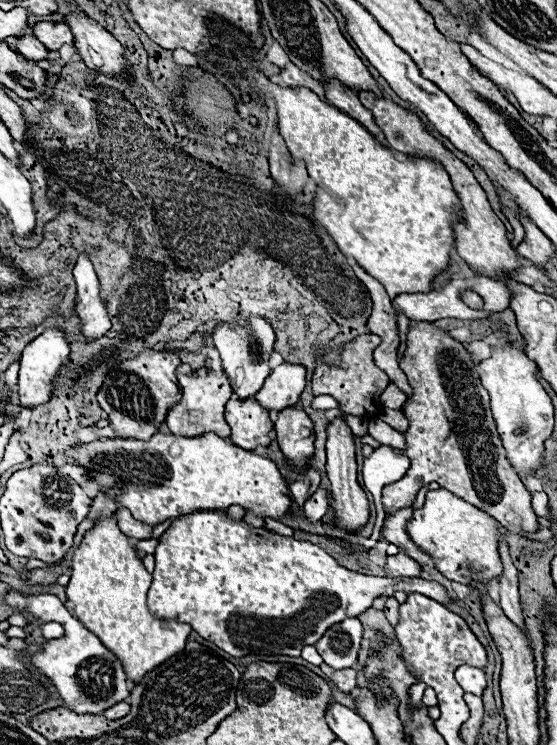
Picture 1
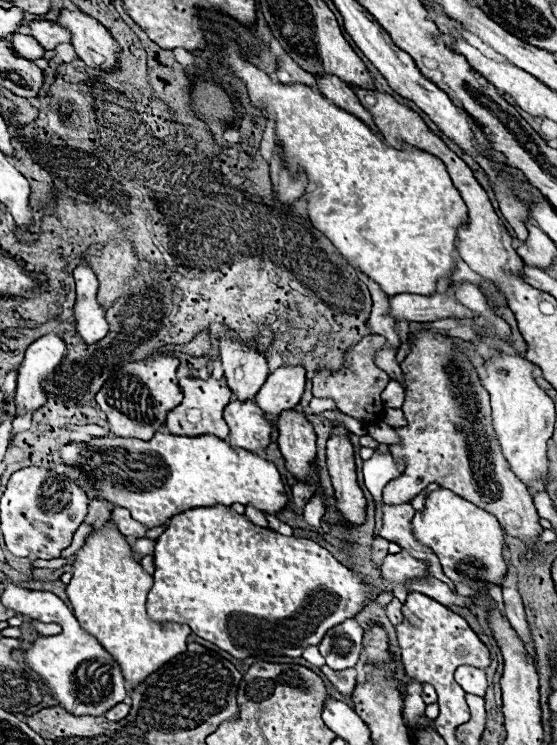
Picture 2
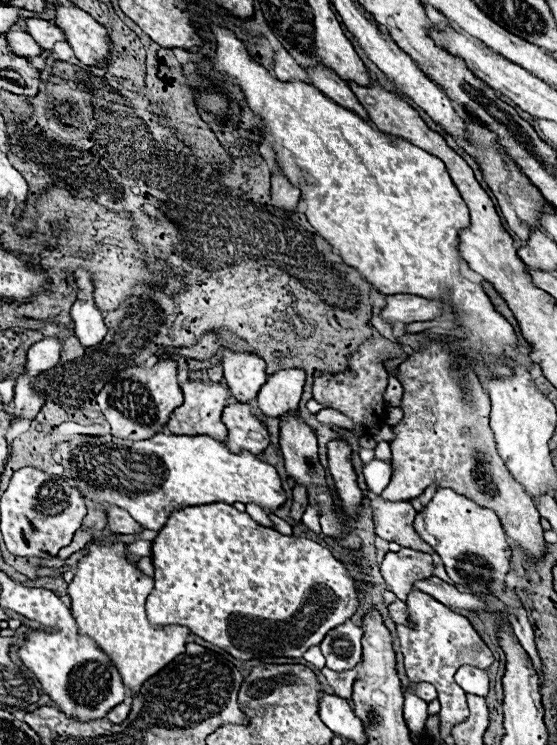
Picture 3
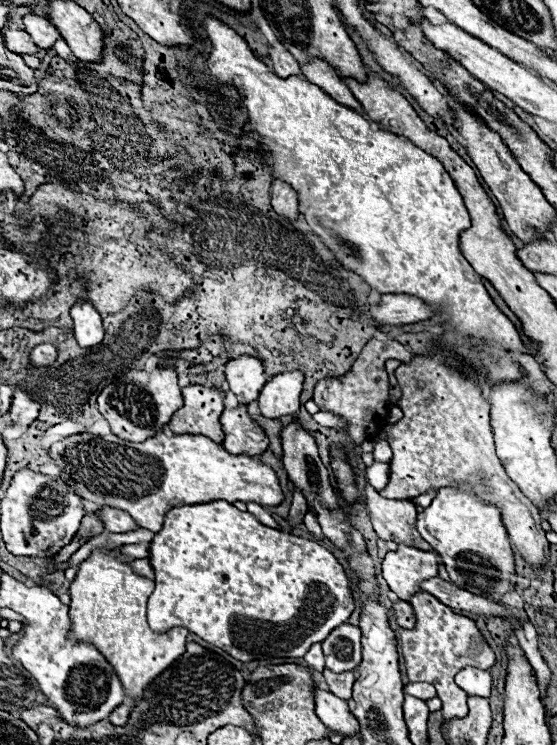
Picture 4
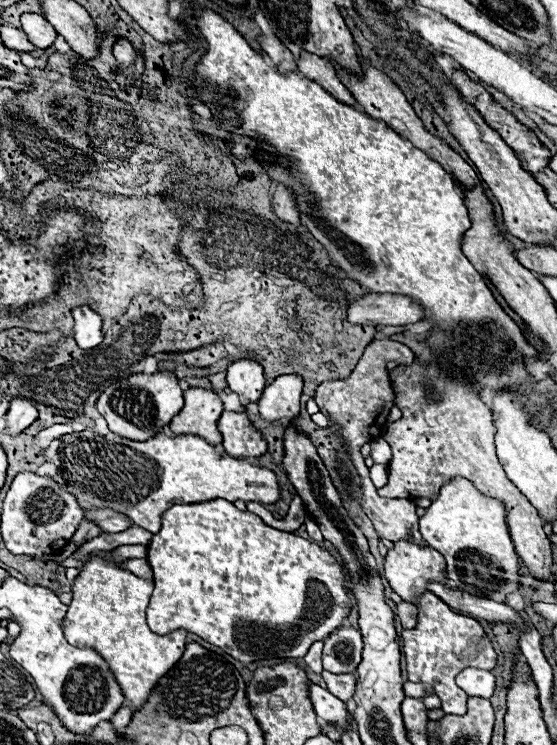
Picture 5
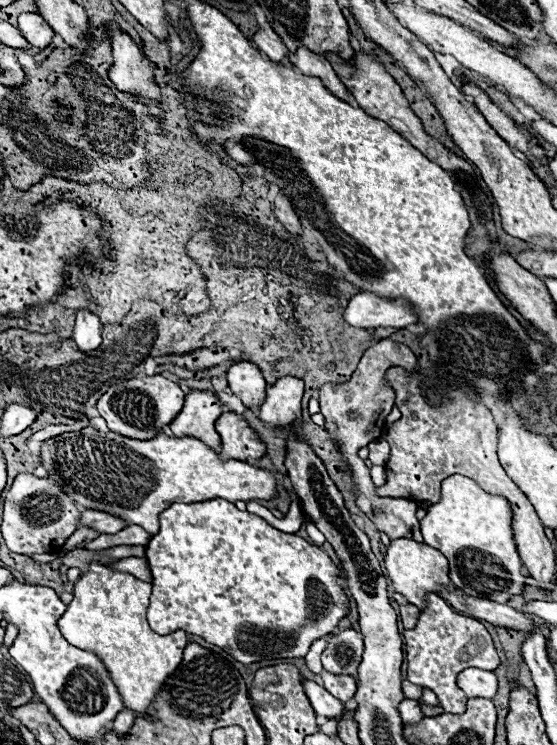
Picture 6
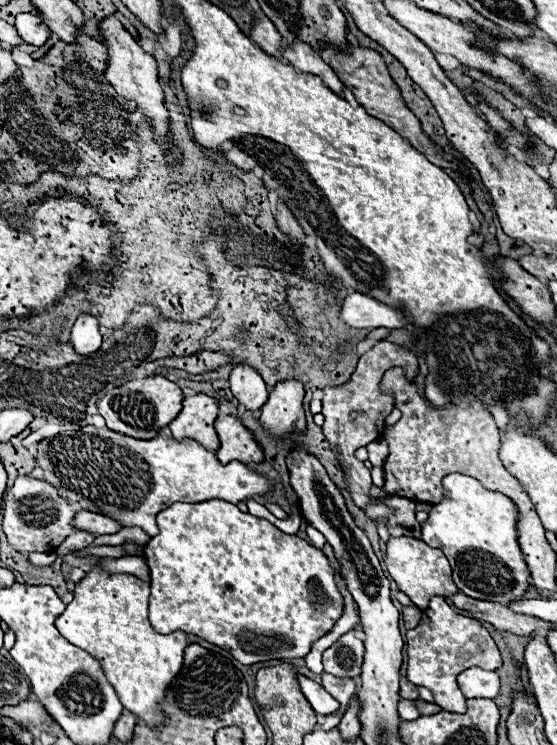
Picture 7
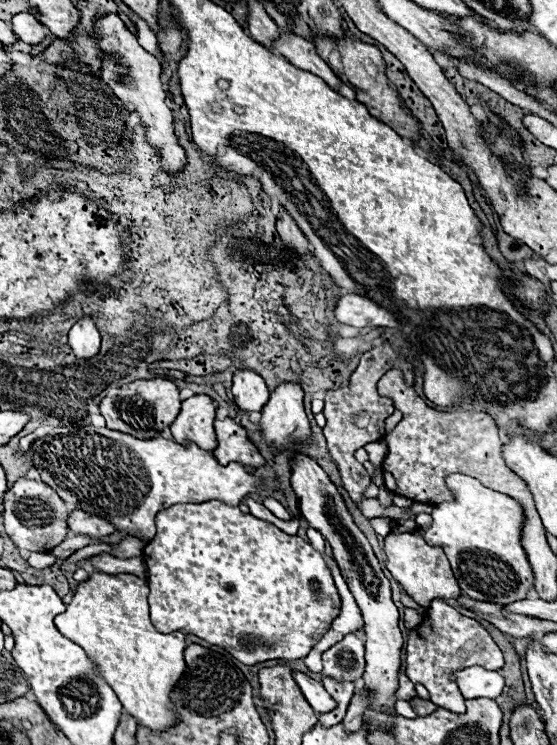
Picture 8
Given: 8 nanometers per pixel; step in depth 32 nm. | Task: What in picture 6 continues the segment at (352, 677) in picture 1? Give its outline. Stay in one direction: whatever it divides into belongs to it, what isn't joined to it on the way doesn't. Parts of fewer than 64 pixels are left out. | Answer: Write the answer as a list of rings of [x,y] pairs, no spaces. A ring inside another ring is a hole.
[[[322,672],[322,680],[324,680],[324,688],[332,696],[336,696],[342,704],[346,704],[356,692],[356,680],[352,676],[334,676],[330,672]]]

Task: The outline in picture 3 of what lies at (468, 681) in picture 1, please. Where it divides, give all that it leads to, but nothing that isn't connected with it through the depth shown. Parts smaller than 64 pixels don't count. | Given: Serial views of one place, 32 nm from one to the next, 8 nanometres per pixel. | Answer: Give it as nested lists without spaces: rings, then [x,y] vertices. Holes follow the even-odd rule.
[[[462,666],[456,672],[456,684],[468,694],[488,696],[490,678],[488,678],[486,670],[480,670],[480,668],[474,668],[474,666]]]

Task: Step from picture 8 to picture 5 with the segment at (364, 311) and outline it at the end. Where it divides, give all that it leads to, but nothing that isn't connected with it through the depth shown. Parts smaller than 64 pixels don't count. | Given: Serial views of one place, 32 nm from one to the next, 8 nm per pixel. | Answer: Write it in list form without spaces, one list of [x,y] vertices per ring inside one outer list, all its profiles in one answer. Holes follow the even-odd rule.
[[[366,294],[348,306],[348,322],[360,326],[406,326],[420,322],[422,308],[408,296]]]

